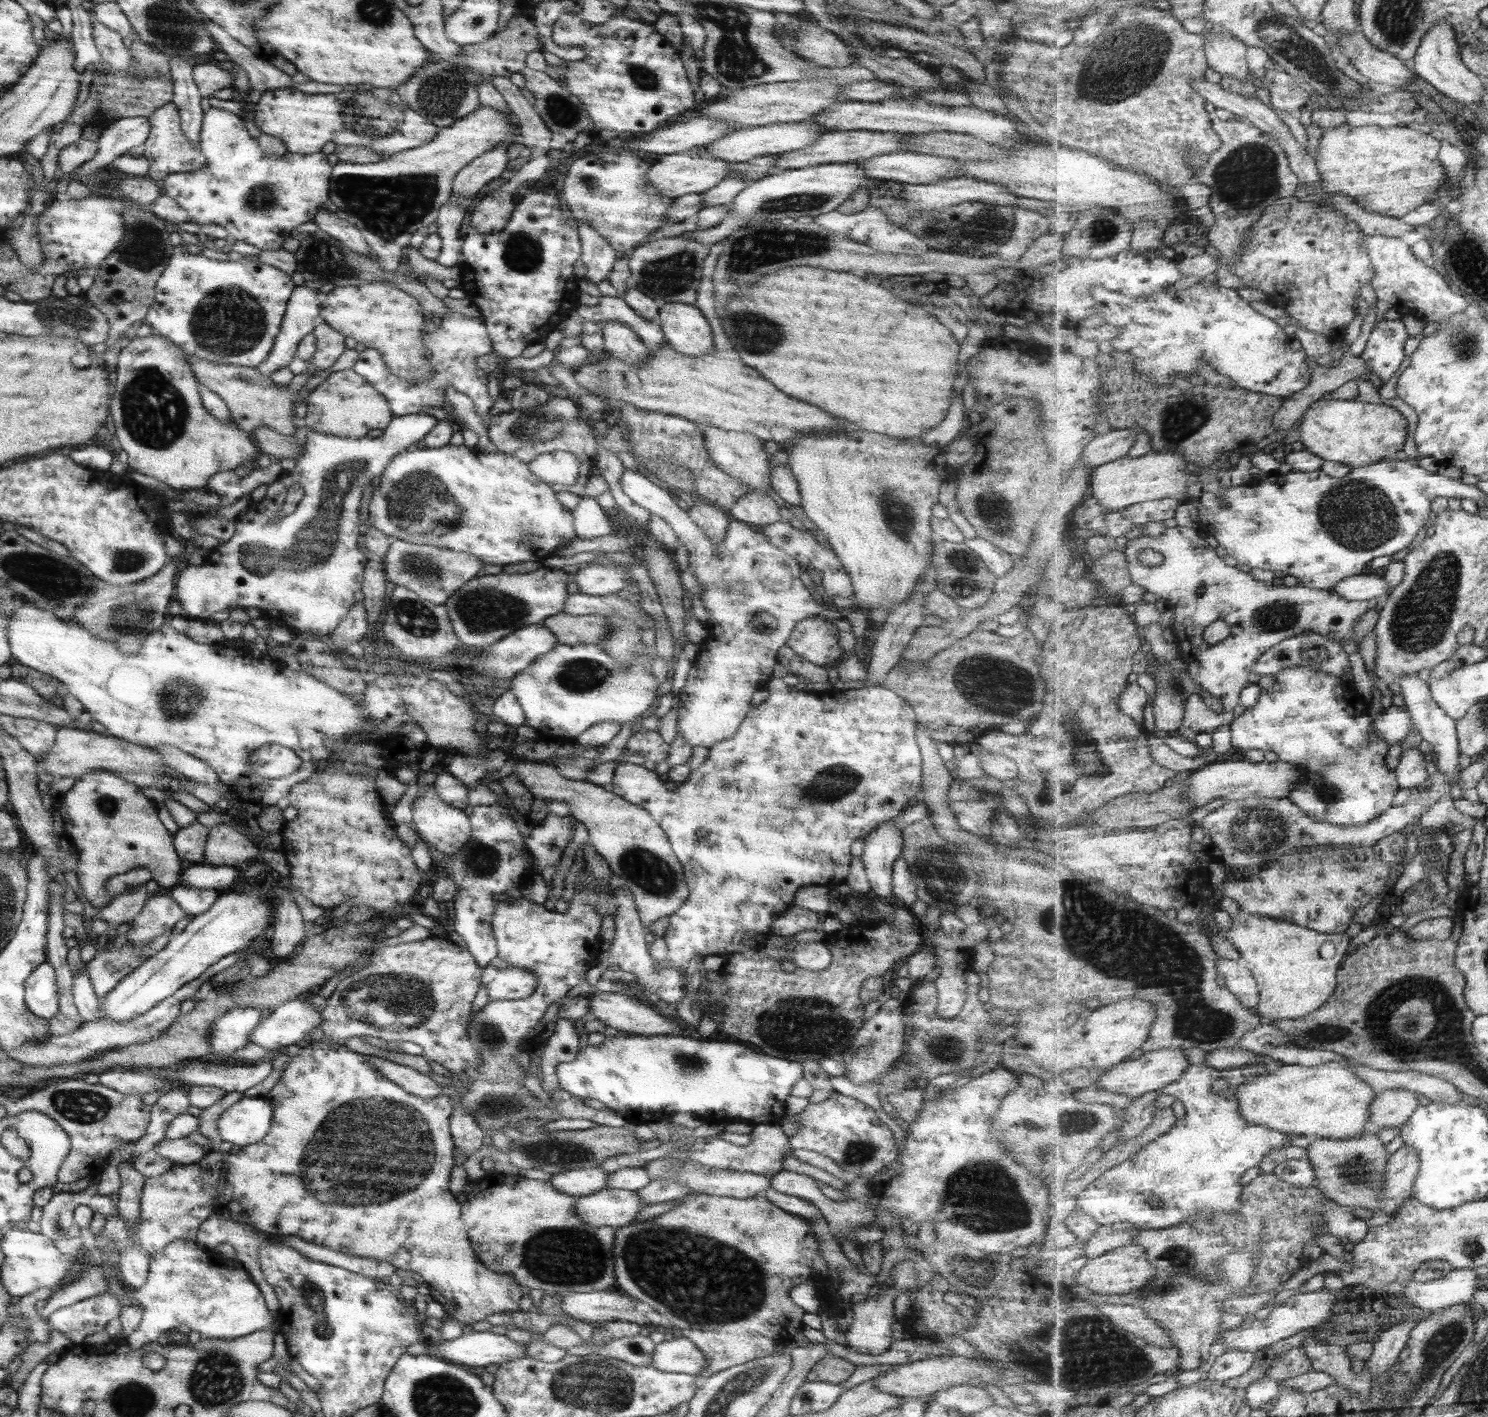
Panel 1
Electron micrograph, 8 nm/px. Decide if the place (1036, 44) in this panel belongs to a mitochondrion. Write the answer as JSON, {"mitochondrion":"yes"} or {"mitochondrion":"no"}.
{"mitochondrion":"no"}

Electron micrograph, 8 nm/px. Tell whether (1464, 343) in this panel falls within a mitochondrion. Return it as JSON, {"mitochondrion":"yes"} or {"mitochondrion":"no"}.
{"mitochondrion":"yes"}

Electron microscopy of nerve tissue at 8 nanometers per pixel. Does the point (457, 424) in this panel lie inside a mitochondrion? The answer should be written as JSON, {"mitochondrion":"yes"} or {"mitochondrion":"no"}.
{"mitochondrion":"no"}

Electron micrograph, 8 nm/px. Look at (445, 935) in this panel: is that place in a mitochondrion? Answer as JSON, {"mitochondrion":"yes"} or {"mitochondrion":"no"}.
{"mitochondrion":"no"}

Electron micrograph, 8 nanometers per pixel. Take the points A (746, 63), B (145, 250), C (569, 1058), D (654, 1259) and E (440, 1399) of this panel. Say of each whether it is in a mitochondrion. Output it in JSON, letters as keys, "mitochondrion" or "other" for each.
{"A":"mitochondrion","B":"mitochondrion","C":"other","D":"mitochondrion","E":"mitochondrion"}

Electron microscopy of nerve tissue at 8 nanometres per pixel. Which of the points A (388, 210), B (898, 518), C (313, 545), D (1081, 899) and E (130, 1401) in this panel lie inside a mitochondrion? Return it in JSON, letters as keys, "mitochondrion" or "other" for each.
{"A":"mitochondrion","B":"mitochondrion","C":"mitochondrion","D":"mitochondrion","E":"mitochondrion"}

